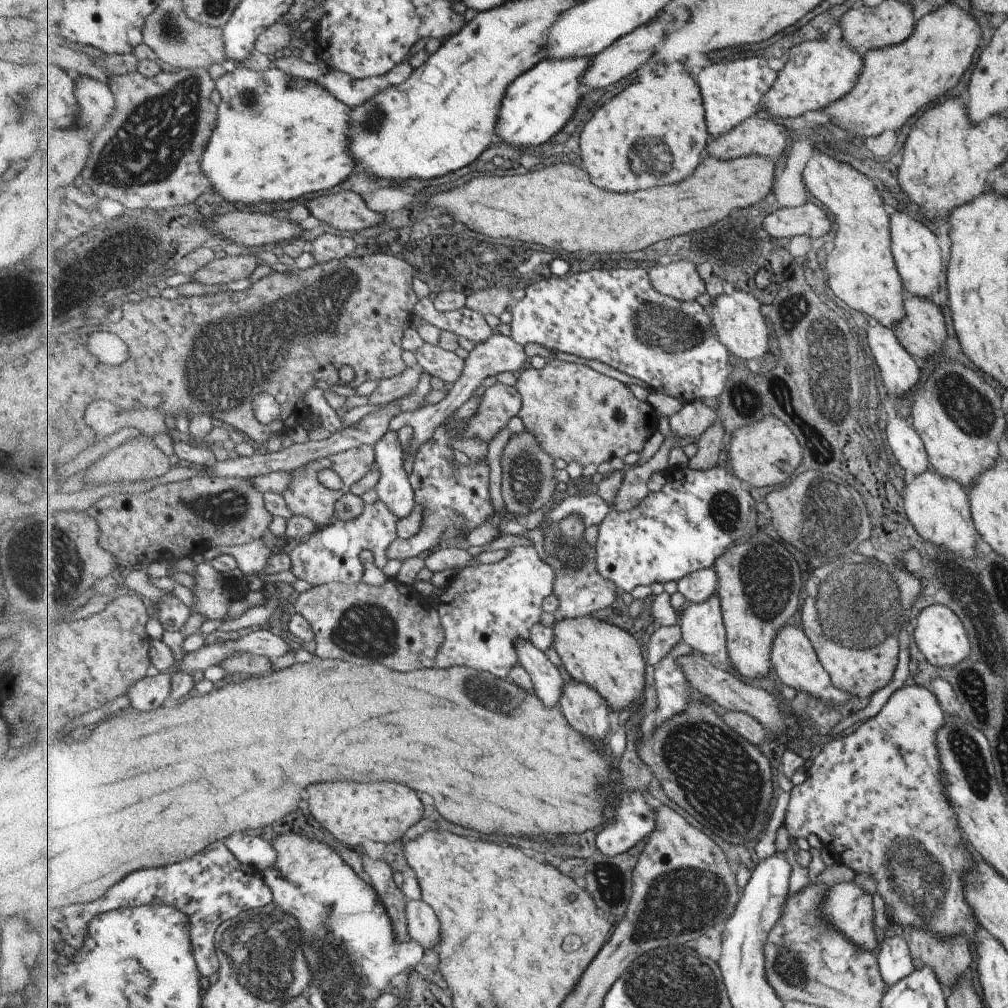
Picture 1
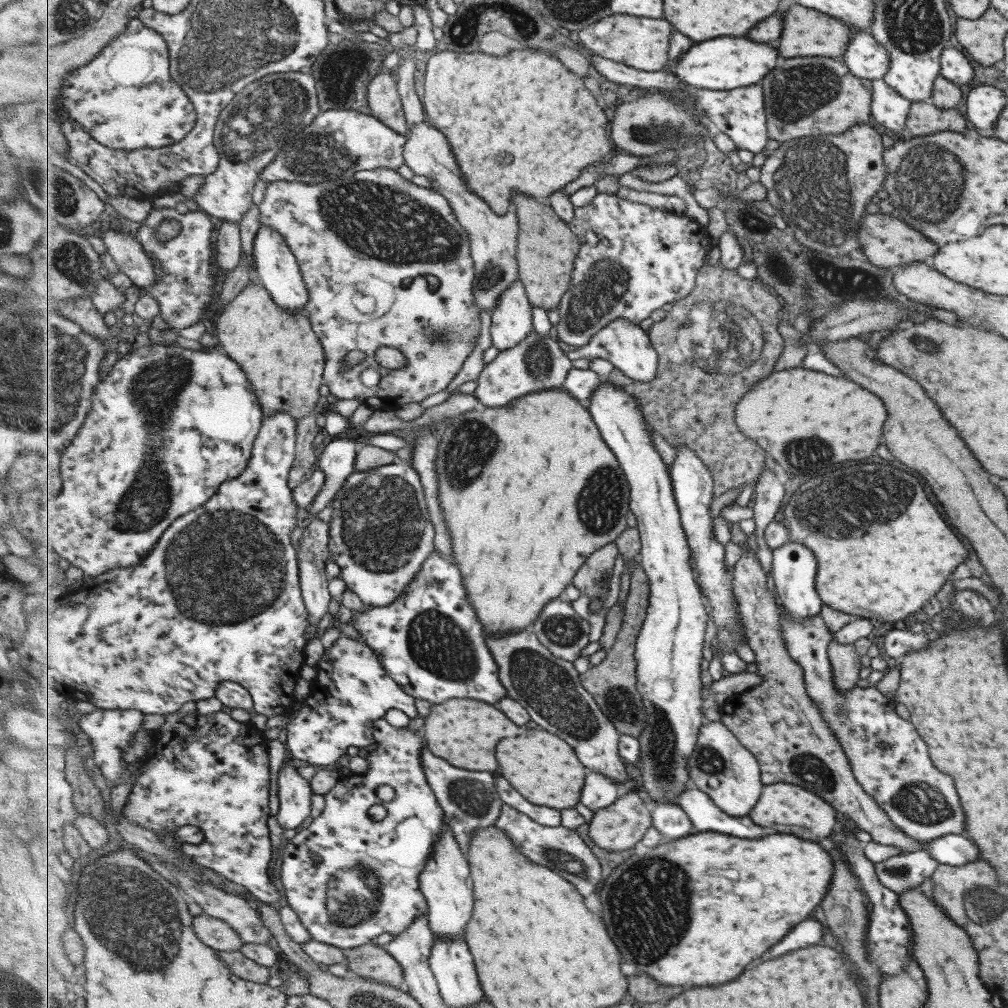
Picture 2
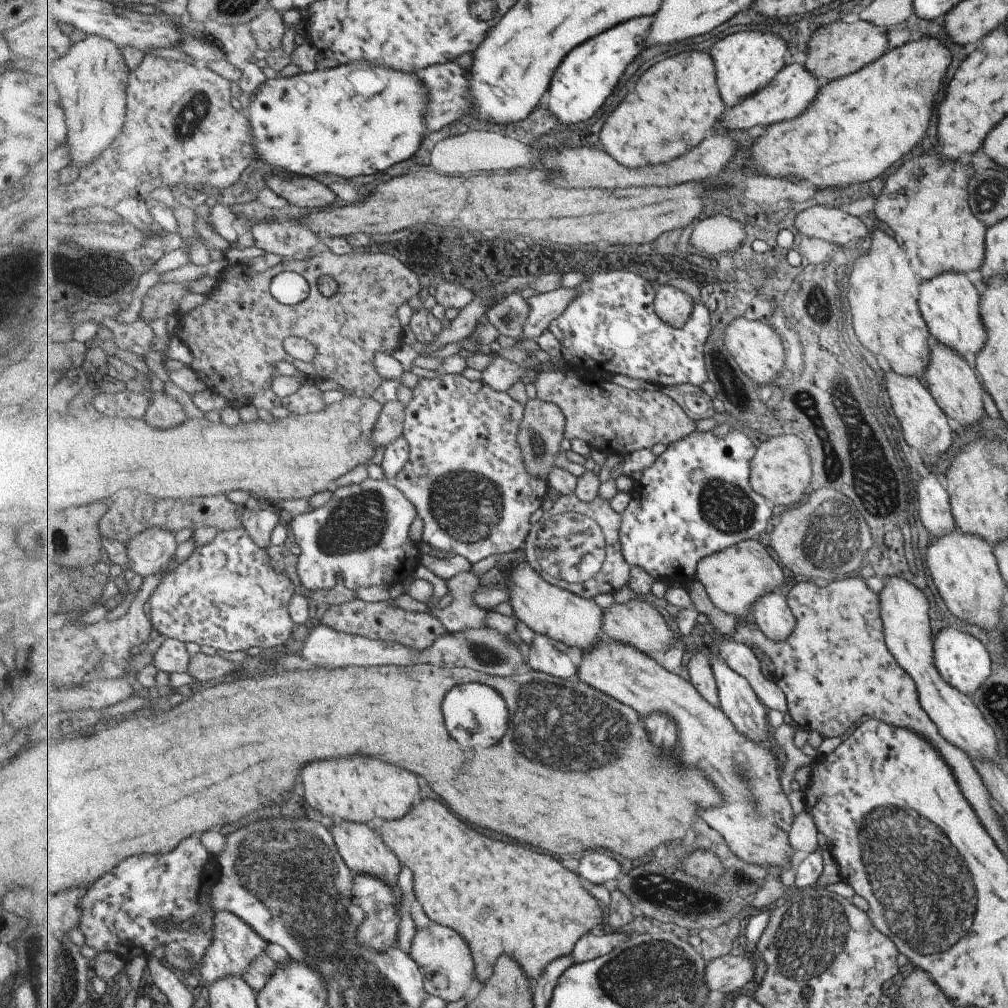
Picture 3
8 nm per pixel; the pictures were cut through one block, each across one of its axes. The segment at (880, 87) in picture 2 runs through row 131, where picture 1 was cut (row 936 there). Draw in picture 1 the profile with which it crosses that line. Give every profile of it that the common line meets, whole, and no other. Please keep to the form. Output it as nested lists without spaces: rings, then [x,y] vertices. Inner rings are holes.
[[[899,935],[886,936],[875,952],[879,976],[885,990],[913,972],[908,946]]]

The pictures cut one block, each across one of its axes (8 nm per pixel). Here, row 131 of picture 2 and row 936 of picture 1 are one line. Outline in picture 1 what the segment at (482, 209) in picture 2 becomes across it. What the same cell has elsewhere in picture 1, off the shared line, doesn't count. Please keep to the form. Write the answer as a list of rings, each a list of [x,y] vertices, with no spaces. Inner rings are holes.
[[[423,899],[408,900],[407,903],[407,922],[410,940],[419,942],[423,948],[437,950],[441,944],[441,920],[433,907]]]

